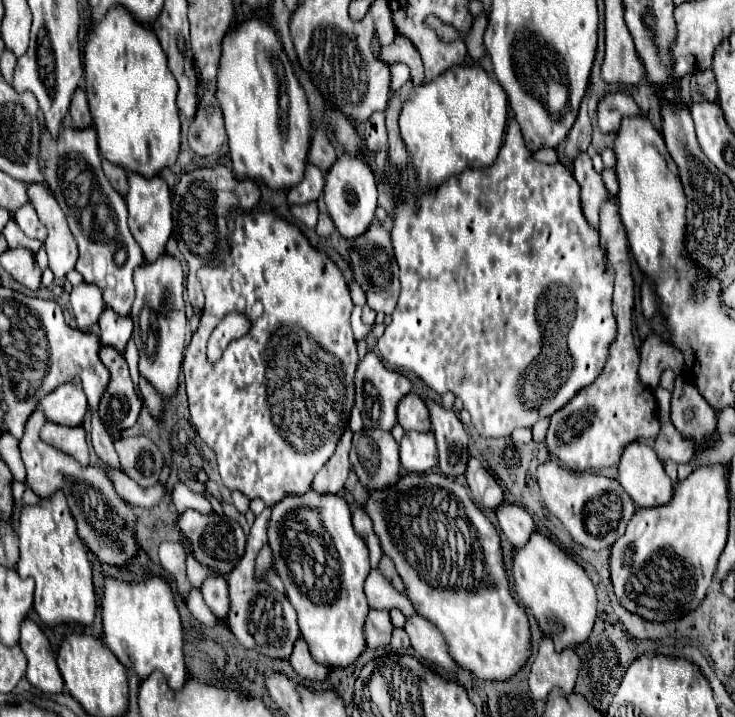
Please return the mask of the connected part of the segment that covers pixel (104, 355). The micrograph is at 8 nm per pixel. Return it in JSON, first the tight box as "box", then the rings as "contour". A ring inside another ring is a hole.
{"box":[99,346,143,434],"contour":[[[111,346],[99,348],[99,360],[107,366],[111,382],[107,384],[107,394],[99,400],[99,416],[111,434],[119,434],[125,428],[131,428],[141,414],[143,400],[135,394],[129,368],[125,358]]]}

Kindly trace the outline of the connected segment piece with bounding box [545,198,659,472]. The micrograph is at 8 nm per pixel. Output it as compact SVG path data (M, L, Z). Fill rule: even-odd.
M613 198L601 204L601 242L607 250L609 266L615 270L615 290L613 290L613 316L617 320L617 336L611 344L611 354L607 356L607 366L603 374L595 378L591 386L585 386L571 398L567 406L557 410L549 420L549 430L545 438L547 452L571 470L601 470L615 466L623 454L623 448L637 438L653 440L659 432L657 422L657 402L649 388L645 388L637 376L639 352L633 344L631 332L631 310L633 310L633 278L625 226L621 224L617 204Z

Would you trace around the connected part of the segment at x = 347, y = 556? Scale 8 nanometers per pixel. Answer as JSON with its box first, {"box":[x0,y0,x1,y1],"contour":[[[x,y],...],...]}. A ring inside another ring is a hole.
{"box":[269,490,371,668],"contour":[[[309,490],[303,496],[285,496],[281,502],[273,506],[269,522],[269,546],[273,550],[275,570],[285,584],[287,598],[297,610],[301,636],[307,642],[313,660],[329,668],[333,666],[345,668],[353,664],[365,650],[363,626],[369,612],[369,604],[363,592],[363,582],[371,566],[367,546],[351,526],[351,510],[347,502],[341,496],[317,494],[313,490]]]}

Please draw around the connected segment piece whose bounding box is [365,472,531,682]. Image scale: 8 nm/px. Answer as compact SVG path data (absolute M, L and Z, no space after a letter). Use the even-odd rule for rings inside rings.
M439 472L407 474L395 486L371 492L365 510L373 520L383 552L395 562L399 576L407 584L409 600L423 618L443 632L455 662L481 680L503 682L515 676L531 654L529 618L525 608L513 598L501 538L491 520L471 500L469 492Z

